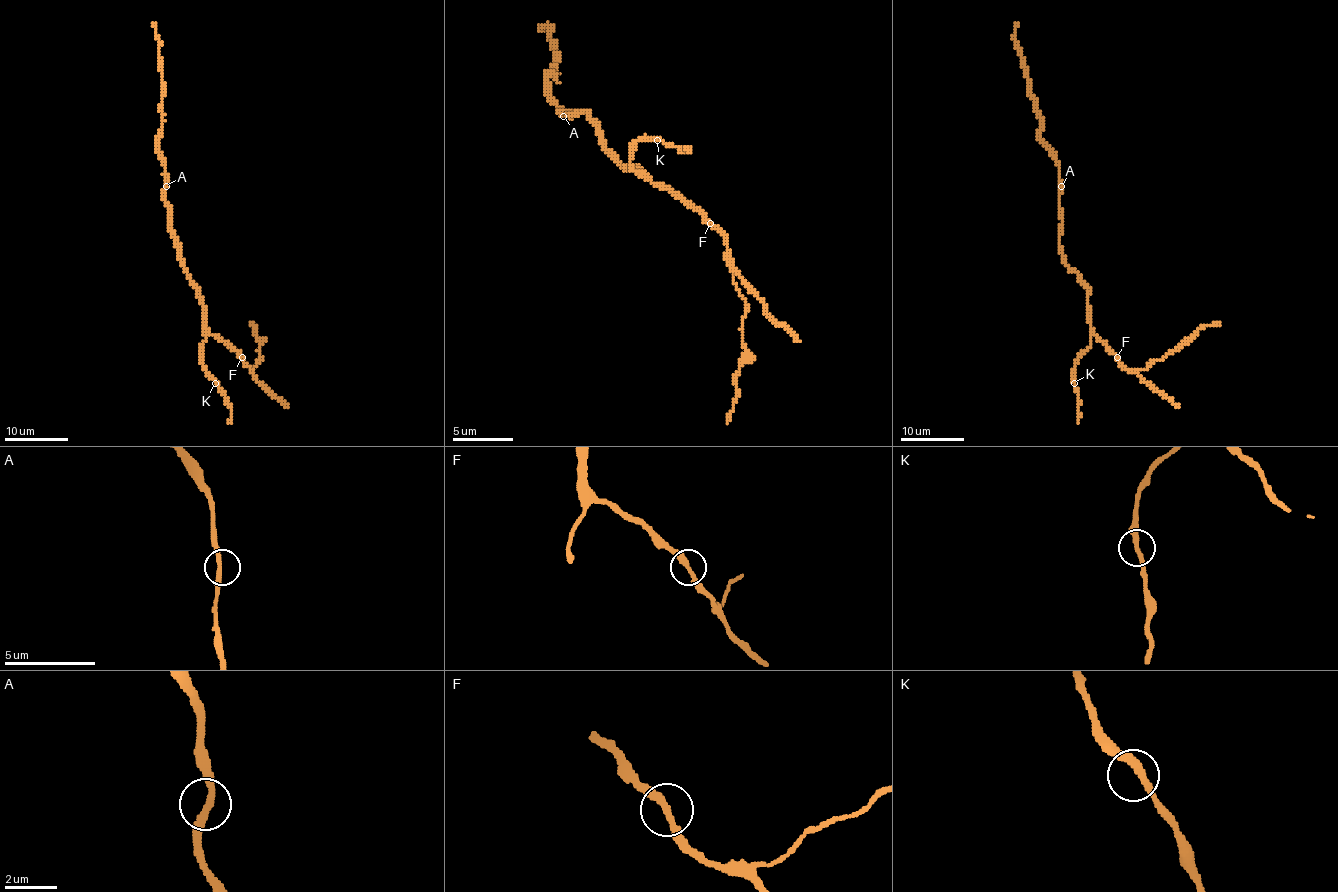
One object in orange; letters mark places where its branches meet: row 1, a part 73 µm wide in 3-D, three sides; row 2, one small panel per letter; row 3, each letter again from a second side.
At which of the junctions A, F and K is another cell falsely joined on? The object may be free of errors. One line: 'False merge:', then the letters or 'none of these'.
False merge: none of these

